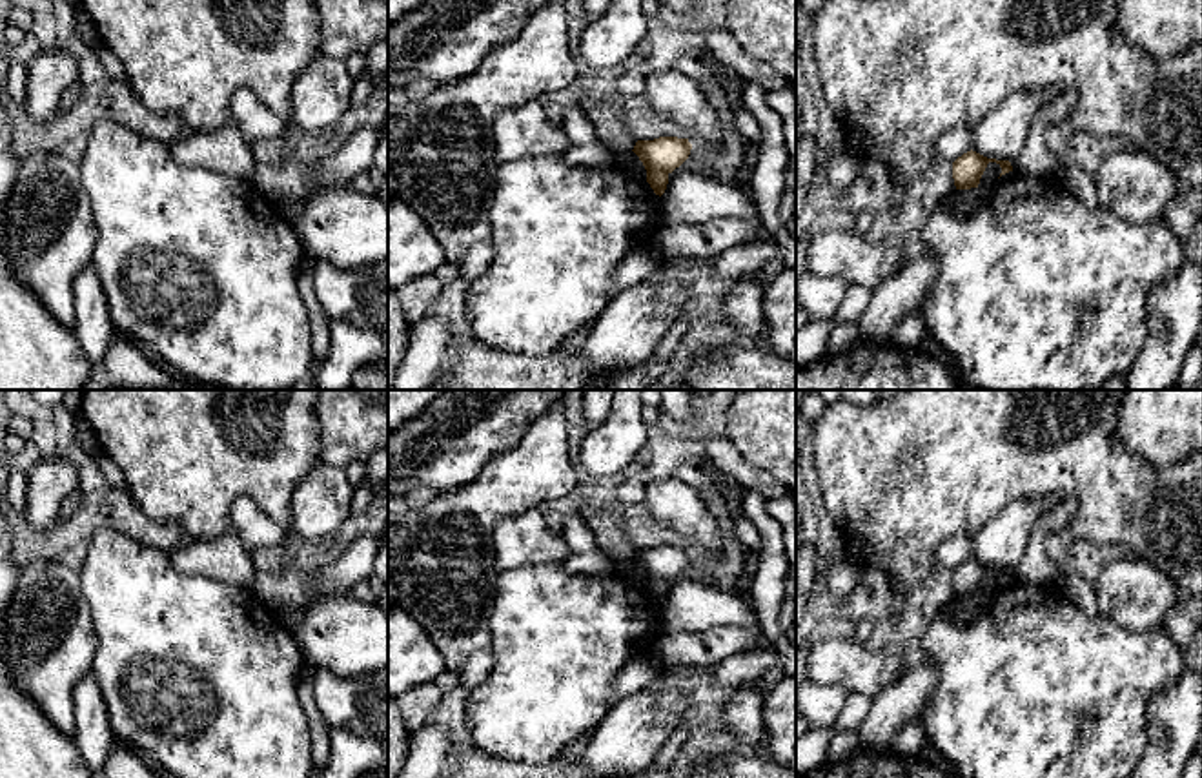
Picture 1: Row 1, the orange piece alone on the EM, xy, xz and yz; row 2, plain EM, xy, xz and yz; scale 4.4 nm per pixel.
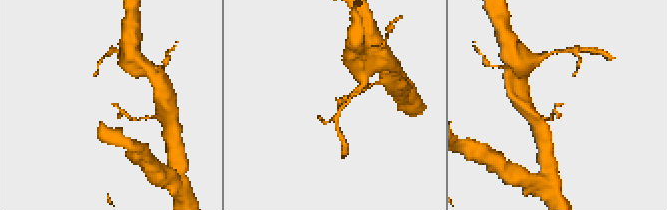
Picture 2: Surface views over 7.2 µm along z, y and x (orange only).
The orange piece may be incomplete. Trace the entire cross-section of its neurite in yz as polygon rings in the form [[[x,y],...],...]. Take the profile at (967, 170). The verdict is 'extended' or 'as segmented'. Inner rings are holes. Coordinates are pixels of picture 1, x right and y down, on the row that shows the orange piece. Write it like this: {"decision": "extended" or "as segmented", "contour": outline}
{"decision": "as segmented", "contour": [[[971,149],[952,162],[952,179],[954,179],[956,189],[978,188],[980,179],[989,162],[996,162],[1002,168],[1000,177],[1013,171],[1013,166],[1009,160],[987,159]]]}

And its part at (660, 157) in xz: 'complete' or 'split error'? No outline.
complete

